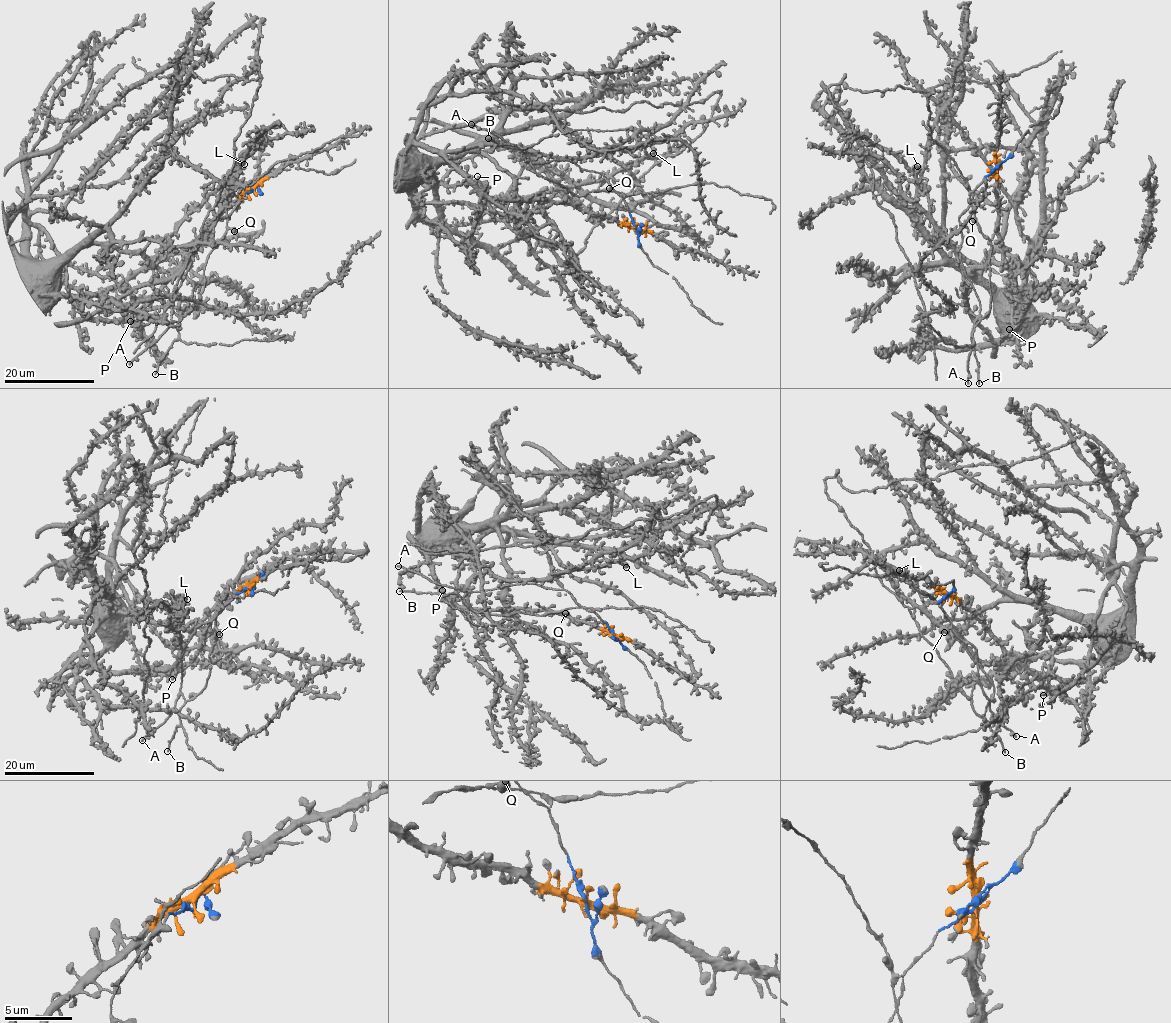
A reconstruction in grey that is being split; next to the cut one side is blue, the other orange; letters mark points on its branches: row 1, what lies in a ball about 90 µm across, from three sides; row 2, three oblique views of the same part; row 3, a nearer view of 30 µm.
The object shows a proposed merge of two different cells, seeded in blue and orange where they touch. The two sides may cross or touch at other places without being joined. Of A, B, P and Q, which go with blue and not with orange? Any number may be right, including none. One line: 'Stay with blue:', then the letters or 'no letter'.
Stay with blue: A, B, Q

